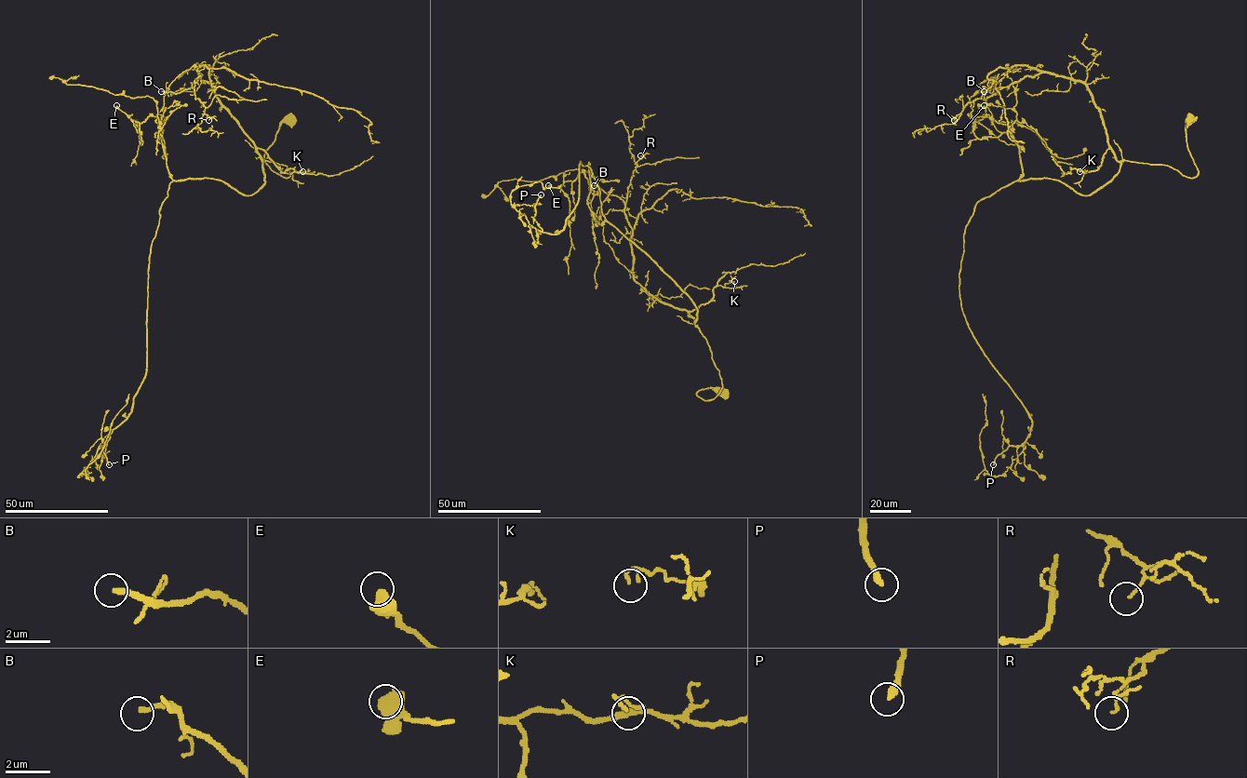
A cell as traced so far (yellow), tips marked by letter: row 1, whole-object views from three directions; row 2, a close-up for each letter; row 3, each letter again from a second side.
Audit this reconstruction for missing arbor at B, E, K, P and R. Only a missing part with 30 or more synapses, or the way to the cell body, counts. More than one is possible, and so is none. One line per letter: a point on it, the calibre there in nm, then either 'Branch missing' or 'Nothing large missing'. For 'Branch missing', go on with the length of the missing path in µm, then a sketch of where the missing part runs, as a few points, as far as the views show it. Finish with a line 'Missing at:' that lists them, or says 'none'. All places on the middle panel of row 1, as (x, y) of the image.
B: Place: (594, 185). Thickness 200 nm. Nothing large missing
E: Place: (548, 185). Thickness 650 nm. Nothing large missing
K: Place: (734, 281). Thickness 120 nm. Nothing large missing
P: Place: (541, 194). Thickness 300 nm. Branch missing. Missing length about 25 µm. Course of what is missing: (541, 194), (534, 186), (546, 180), (545, 173)
R: Place: (640, 155). Thickness 110 nm. Nothing large missing
Missing at: P

